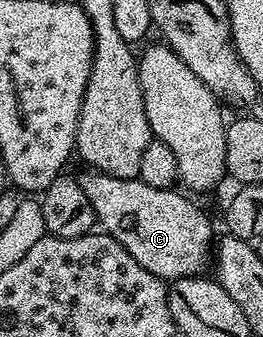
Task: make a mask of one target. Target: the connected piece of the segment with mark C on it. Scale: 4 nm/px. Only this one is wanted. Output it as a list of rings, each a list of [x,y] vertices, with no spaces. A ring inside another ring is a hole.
[[[83,168],[83,171],[77,174],[78,182],[85,190],[89,198],[89,204],[92,205],[98,225],[106,233],[126,248],[149,272],[153,272],[159,278],[164,280],[174,280],[177,278],[193,278],[204,273],[208,269],[209,255],[213,250],[213,238],[211,242],[211,222],[207,219],[207,214],[195,202],[190,202],[186,198],[186,193],[178,194],[178,189],[158,190],[149,188],[149,184],[139,181],[138,178],[118,178],[103,174],[100,170],[94,168]]]

